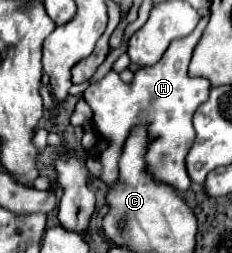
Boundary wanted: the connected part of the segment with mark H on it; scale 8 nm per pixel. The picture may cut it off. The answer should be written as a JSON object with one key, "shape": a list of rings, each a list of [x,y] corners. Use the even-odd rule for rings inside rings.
{"shape":[[[202,18],[194,32],[182,40],[174,40],[170,48],[164,52],[162,60],[148,68],[138,68],[134,80],[124,84],[116,72],[108,72],[100,82],[86,88],[84,98],[90,104],[94,116],[92,124],[96,136],[106,140],[106,148],[100,152],[100,182],[106,186],[118,180],[118,160],[122,156],[122,148],[126,136],[136,126],[146,126],[150,134],[150,142],[146,148],[146,174],[154,176],[154,182],[168,184],[178,192],[190,188],[190,176],[186,174],[186,154],[194,144],[196,132],[192,128],[192,116],[198,110],[198,104],[204,104],[210,96],[212,84],[206,78],[196,78],[188,74],[188,64],[192,58],[192,50],[198,44],[208,18]]]}

